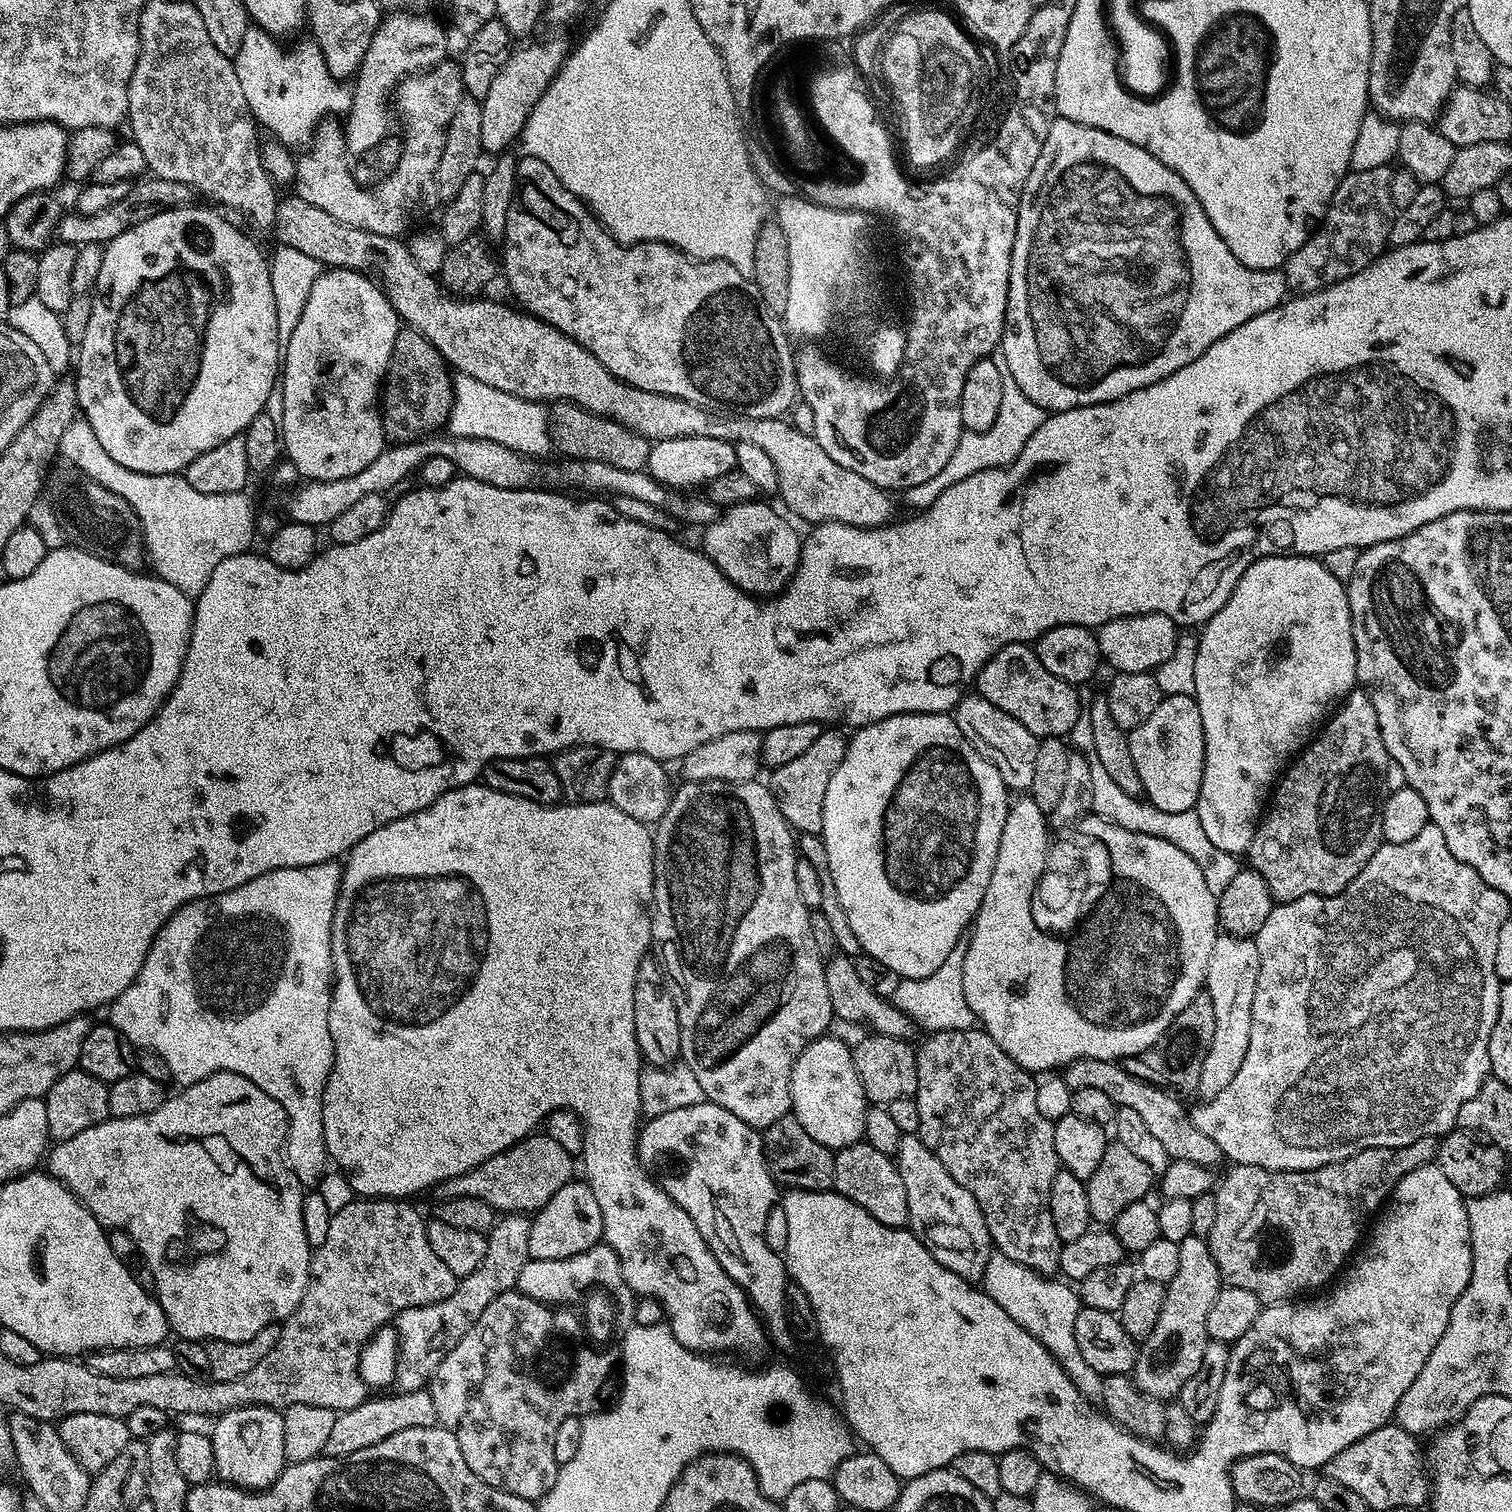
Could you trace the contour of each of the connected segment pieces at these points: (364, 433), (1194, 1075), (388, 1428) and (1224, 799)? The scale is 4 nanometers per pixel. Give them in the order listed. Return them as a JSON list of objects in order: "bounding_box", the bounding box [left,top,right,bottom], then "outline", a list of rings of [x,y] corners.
[{"bounding_box":[278,268,402,481],"outline":[[[328,268],[321,271],[320,277],[310,286],[310,298],[306,298],[306,306],[302,306],[302,314],[298,318],[298,326],[294,326],[294,334],[290,342],[283,349],[284,352],[284,397],[280,400],[280,412],[278,411],[278,423],[282,437],[282,448],[286,453],[287,463],[295,466],[297,473],[305,481],[309,480],[337,480],[338,478],[350,478],[350,474],[358,474],[358,470],[366,470],[374,458],[383,452],[386,447],[384,435],[384,421],[382,419],[382,385],[384,376],[388,372],[390,354],[394,350],[394,338],[398,338],[402,321],[400,315],[394,310],[394,306],[386,298],[383,288],[373,277],[355,272],[349,268]]]},{"bounding_box":[1126,991,1214,1094],"outline":[[[1200,991],[1170,1022],[1170,1026],[1154,1042],[1137,1056],[1129,1056],[1126,1067],[1130,1075],[1166,1089],[1173,1094],[1190,1094],[1196,1092],[1198,1078],[1202,1078],[1202,1062],[1206,1062],[1206,1054],[1210,1054],[1210,1042],[1214,1042],[1214,1002],[1210,1002],[1207,991]]]},{"bounding_box":[323,1390,437,1458],"outline":[[[396,1390],[393,1393],[393,1396],[373,1395],[358,1406],[354,1406],[354,1410],[337,1412],[334,1418],[334,1430],[330,1430],[330,1438],[326,1438],[323,1455],[342,1458],[346,1454],[378,1446],[382,1438],[390,1438],[390,1434],[398,1434],[398,1430],[410,1430],[414,1426],[437,1426],[434,1398],[427,1390],[418,1392]]]},{"bounding_box":[1194,556,1357,854],"outline":[[[1264,556],[1255,560],[1238,578],[1238,586],[1226,598],[1222,610],[1214,614],[1203,624],[1198,632],[1198,659],[1194,666],[1194,695],[1196,705],[1202,714],[1202,730],[1204,731],[1204,773],[1202,786],[1198,794],[1198,802],[1194,811],[1202,818],[1202,826],[1206,830],[1206,838],[1218,846],[1218,850],[1226,850],[1233,854],[1247,853],[1250,842],[1256,833],[1257,821],[1261,819],[1266,805],[1274,791],[1274,785],[1287,769],[1290,761],[1317,735],[1318,729],[1329,719],[1330,710],[1337,707],[1349,692],[1357,687],[1356,651],[1354,650],[1354,634],[1350,618],[1350,602],[1345,581],[1334,578],[1330,570],[1326,570],[1323,559],[1314,556]]]}]

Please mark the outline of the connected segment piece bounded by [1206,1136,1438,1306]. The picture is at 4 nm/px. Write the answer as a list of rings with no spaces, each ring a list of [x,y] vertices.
[[[1427,1136],[1426,1138],[1418,1138],[1418,1142],[1410,1142],[1410,1146],[1371,1148],[1370,1150],[1362,1150],[1358,1154],[1354,1154],[1345,1160],[1323,1164],[1314,1170],[1306,1170],[1305,1172],[1271,1172],[1265,1168],[1246,1166],[1245,1164],[1237,1164],[1229,1167],[1230,1170],[1225,1174],[1224,1181],[1222,1181],[1221,1184],[1219,1181],[1218,1187],[1215,1189],[1216,1201],[1218,1202],[1218,1214],[1214,1218],[1214,1230],[1210,1230],[1210,1234],[1206,1238],[1212,1251],[1214,1262],[1218,1262],[1221,1281],[1227,1286],[1242,1286],[1242,1290],[1250,1290],[1250,1294],[1258,1297],[1261,1305],[1264,1306],[1291,1301],[1293,1298],[1299,1297],[1296,1295],[1298,1295],[1299,1292],[1306,1291],[1307,1288],[1322,1287],[1320,1289],[1323,1289],[1325,1285],[1345,1267],[1346,1261],[1353,1255],[1357,1245],[1361,1243],[1362,1233],[1369,1223],[1368,1215],[1370,1215],[1371,1212],[1376,1214],[1381,1211],[1382,1205],[1391,1197],[1392,1190],[1395,1188],[1396,1183],[1406,1174],[1410,1174],[1410,1170],[1435,1161],[1437,1143],[1437,1137]]]

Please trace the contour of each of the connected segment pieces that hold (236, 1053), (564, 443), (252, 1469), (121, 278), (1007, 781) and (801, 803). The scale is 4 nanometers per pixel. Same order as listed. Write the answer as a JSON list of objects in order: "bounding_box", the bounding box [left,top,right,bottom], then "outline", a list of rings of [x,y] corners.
[{"bounding_box":[110,860,342,1190],"outline":[[[327,860],[314,866],[301,868],[283,868],[270,870],[242,886],[217,896],[209,896],[206,900],[195,900],[182,906],[164,923],[162,930],[154,938],[142,968],[138,970],[138,978],[122,990],[122,994],[110,1005],[111,1024],[119,1032],[126,1034],[126,1038],[137,1049],[149,1048],[166,1061],[170,1066],[172,1080],[180,1086],[187,1086],[206,1078],[215,1072],[233,1072],[242,1074],[242,1078],[250,1078],[258,1090],[266,1090],[274,1102],[282,1106],[288,1115],[288,1138],[284,1146],[284,1159],[287,1160],[290,1170],[303,1184],[305,1189],[312,1190],[324,1176],[324,1167],[329,1167],[330,1157],[326,1150],[326,1142],[322,1134],[322,1094],[326,1090],[326,1082],[330,1078],[332,1059],[334,1058],[334,1042],[330,1038],[330,1002],[332,1001],[332,923],[336,900],[340,897],[340,874],[342,868],[335,860]]]},{"bounding_box":[550,400,652,472],"outline":[[[558,400],[551,405],[550,431],[555,451],[560,451],[564,458],[610,462],[610,466],[618,466],[618,470],[643,472],[648,467],[652,444],[645,436],[639,436],[609,416],[599,416],[569,400]]]},{"bounding_box":[210,1404,286,1490],"outline":[[[255,1404],[224,1412],[215,1417],[213,1424],[216,1425],[210,1428],[210,1435],[216,1476],[223,1483],[239,1488],[259,1490],[270,1487],[286,1466],[282,1446],[283,1415],[277,1409]]]},{"bounding_box":[74,207,282,476],"outline":[[[196,207],[171,208],[154,214],[154,218],[138,222],[138,226],[126,230],[126,234],[118,234],[118,238],[107,244],[102,258],[102,274],[98,274],[98,282],[92,296],[86,338],[82,338],[78,345],[74,383],[76,402],[83,419],[87,420],[94,430],[98,442],[102,442],[102,450],[106,450],[106,454],[110,454],[110,458],[114,458],[118,466],[126,466],[126,470],[151,476],[161,476],[167,472],[179,473],[187,468],[190,462],[194,462],[198,454],[206,454],[206,450],[214,450],[218,442],[226,442],[226,438],[234,438],[246,431],[257,414],[269,407],[268,399],[272,396],[276,371],[280,368],[282,346],[278,342],[274,290],[270,286],[270,270],[266,256],[260,253],[259,246],[242,229],[235,228],[226,217],[219,216],[224,214],[215,207]]]},{"bounding_box":[954,694,1038,794],"outline":[[[968,694],[961,699],[954,709],[954,719],[958,730],[1002,774],[1002,782],[1013,793],[1024,794],[1031,789],[1034,782],[1034,758],[1036,757],[1036,745],[1038,738],[1018,722],[1018,718],[1010,718],[1006,710],[998,710],[994,702],[986,702],[978,694]]]},{"bounding_box":[771,730,848,833],"outline":[[[824,730],[800,757],[786,762],[786,766],[771,769],[772,797],[789,828],[797,833],[823,833],[822,810],[826,806],[826,790],[830,787],[830,778],[834,778],[834,770],[838,770],[838,762],[844,760],[847,749],[848,740],[840,730]]]}]

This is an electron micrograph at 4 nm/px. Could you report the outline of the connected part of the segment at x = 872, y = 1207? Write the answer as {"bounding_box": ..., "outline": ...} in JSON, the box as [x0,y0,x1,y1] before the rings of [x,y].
{"bounding_box":[832,1142,910,1228],"outline":[[[866,1142],[851,1144],[835,1153],[832,1188],[878,1218],[882,1226],[902,1228],[908,1223],[910,1206],[906,1206],[906,1186],[902,1174],[898,1174],[895,1159],[882,1154],[882,1150],[874,1150],[874,1146]]]}

